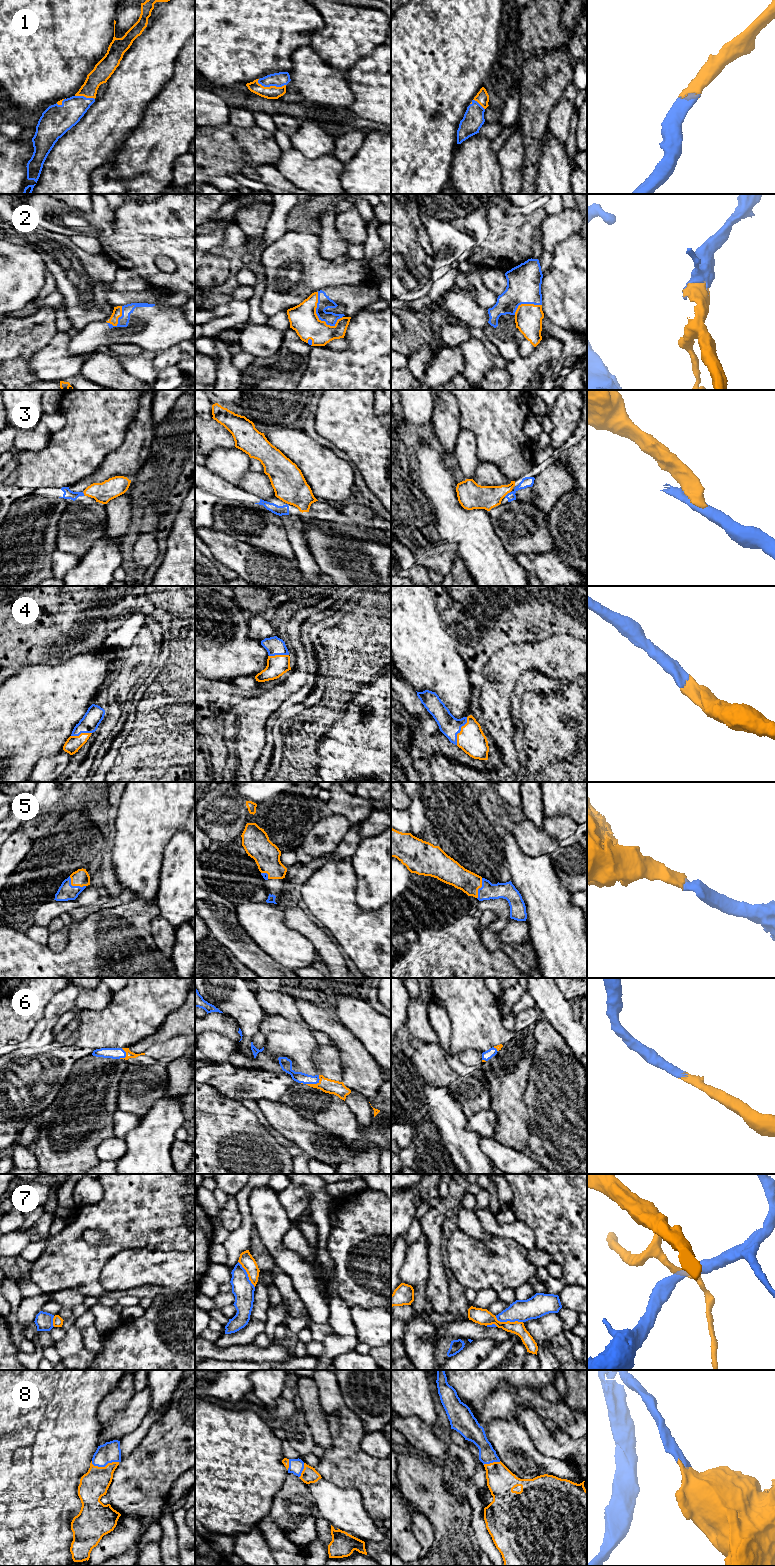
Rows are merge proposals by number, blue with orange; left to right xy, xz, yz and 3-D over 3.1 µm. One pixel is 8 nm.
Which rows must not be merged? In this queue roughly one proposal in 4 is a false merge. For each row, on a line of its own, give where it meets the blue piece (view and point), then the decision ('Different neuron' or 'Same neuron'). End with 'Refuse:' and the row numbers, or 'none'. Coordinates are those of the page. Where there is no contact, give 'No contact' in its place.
1: Touches blue at xz (271, 85). Same neuron
2: Touches blue at xz (316, 313). Same neuron
3: Touches blue at yz (508, 493). Different neuron
4: Touches blue at yz (460, 730). Same neuron
5: Touches blue at xy (74, 886). Same neuron
6: Touches blue at xz (315, 1083). Same neuron
7: Touches blue at yz (508, 1320). Different neuron
8: Touches blue at xy (104, 1466). Same neuron
Refuse: 3, 7

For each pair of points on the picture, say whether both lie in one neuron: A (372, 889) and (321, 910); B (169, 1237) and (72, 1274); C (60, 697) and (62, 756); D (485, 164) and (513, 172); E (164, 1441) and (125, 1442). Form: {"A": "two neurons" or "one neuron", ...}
{"A": "two neurons", "B": "one neuron", "C": "two neurons", "D": "two neurons", "E": "two neurons"}

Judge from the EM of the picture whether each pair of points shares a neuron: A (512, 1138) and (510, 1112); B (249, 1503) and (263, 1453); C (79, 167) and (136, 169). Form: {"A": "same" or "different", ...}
{"A": "same", "B": "same", "C": "different"}

